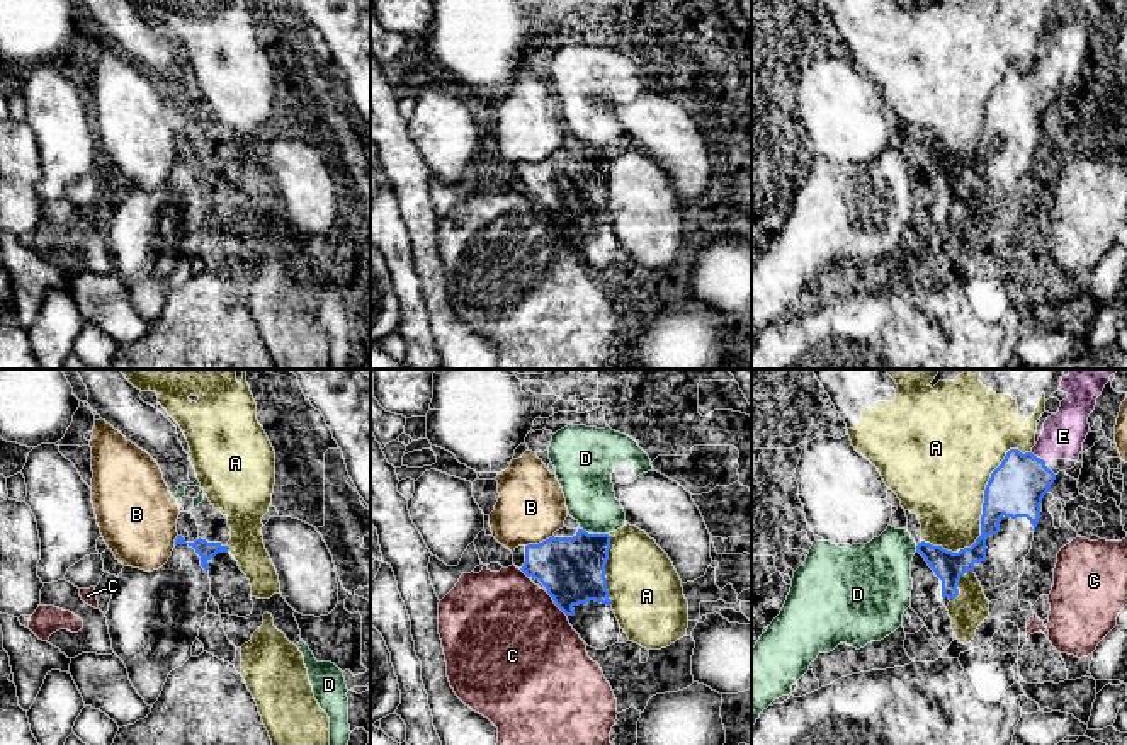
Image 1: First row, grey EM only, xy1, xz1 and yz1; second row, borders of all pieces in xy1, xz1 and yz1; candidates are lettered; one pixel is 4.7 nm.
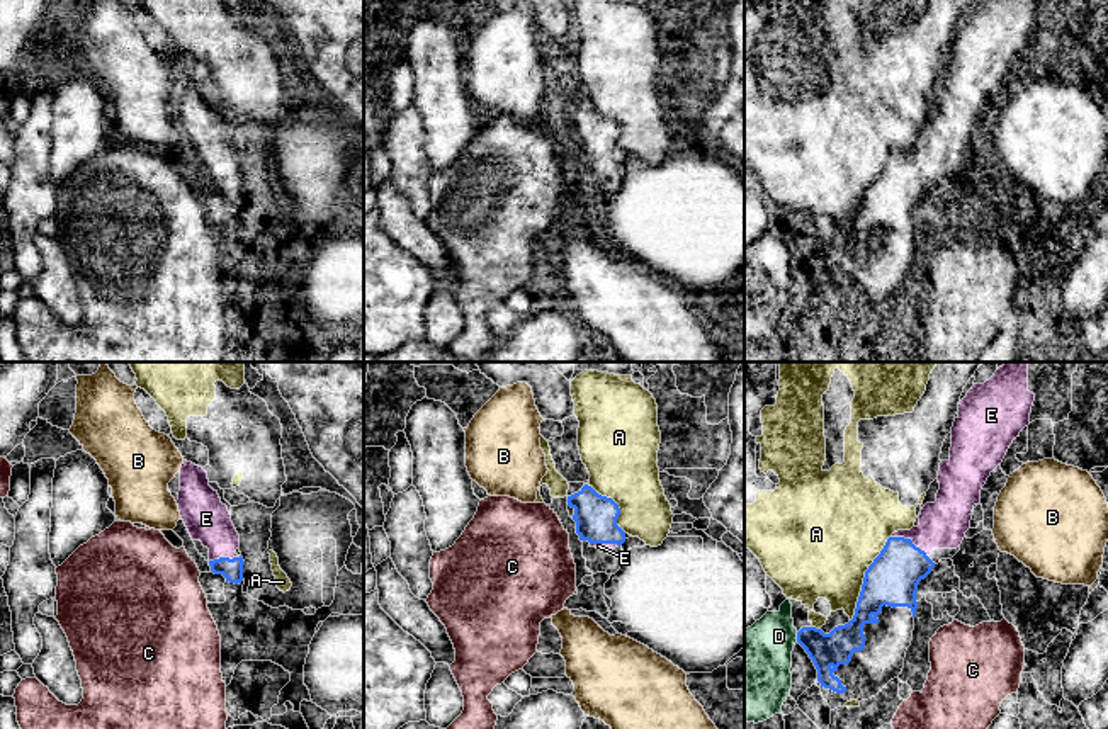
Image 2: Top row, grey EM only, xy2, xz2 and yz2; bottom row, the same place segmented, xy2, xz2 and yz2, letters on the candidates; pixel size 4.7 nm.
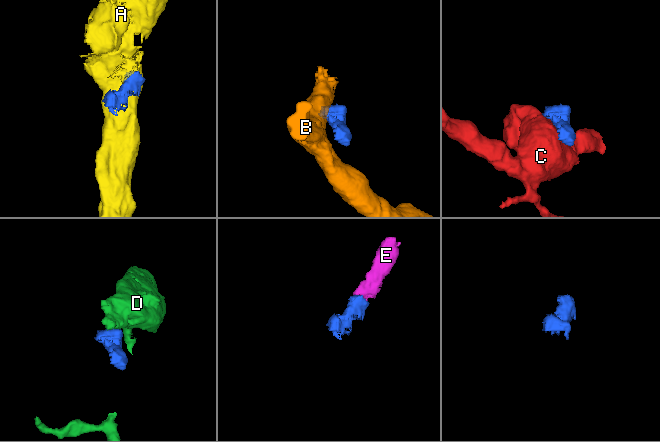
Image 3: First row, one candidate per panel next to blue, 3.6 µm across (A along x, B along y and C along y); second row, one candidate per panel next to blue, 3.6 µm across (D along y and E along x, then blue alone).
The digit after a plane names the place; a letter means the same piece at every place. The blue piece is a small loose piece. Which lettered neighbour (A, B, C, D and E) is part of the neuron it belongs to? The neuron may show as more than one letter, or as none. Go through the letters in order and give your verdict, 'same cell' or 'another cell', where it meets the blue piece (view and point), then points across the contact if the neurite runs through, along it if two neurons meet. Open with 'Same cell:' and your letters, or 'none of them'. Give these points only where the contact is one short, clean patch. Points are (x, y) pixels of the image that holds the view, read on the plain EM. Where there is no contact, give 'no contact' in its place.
Same cell: E
A: another cell; meets blue in yz1 at (983, 131)
B: another cell; meets blue in xz1 at (539, 162); border along xz1 (553, 153), (526, 165)
C: another cell; meets blue in xz1 at (555, 221)
D: another cell; meets blue in xz1 at (594, 153); border along xz1 (580, 147), (588, 152), (607, 153)
E: same cell; meets blue in yz2 at (911, 160); runs through yz2 (893, 197), (904, 180), (911, 160), (920, 160), (942, 145)

